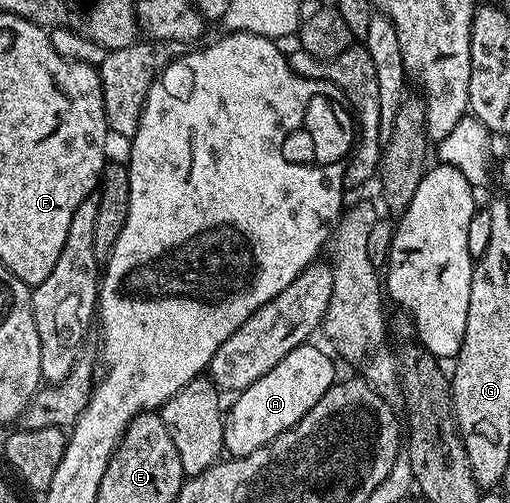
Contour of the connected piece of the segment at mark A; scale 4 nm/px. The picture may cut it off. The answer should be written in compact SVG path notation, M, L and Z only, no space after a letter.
M310 341L291 349L291 353L287 353L271 373L259 377L255 385L234 398L237 400L233 408L227 411L224 445L224 450L232 458L247 457L247 453L255 453L255 449L265 447L272 439L291 429L309 412L311 405L333 387L338 378L338 364L328 350L320 351L315 344Z

